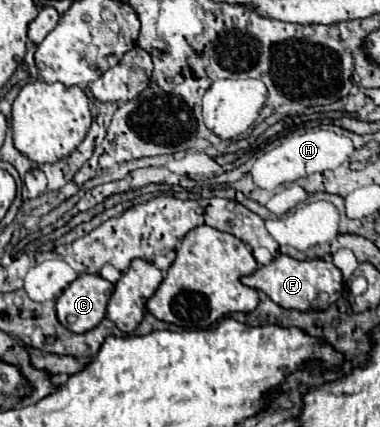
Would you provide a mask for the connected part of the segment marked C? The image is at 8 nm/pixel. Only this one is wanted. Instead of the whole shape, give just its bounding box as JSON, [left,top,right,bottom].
[57,274,113,332]

